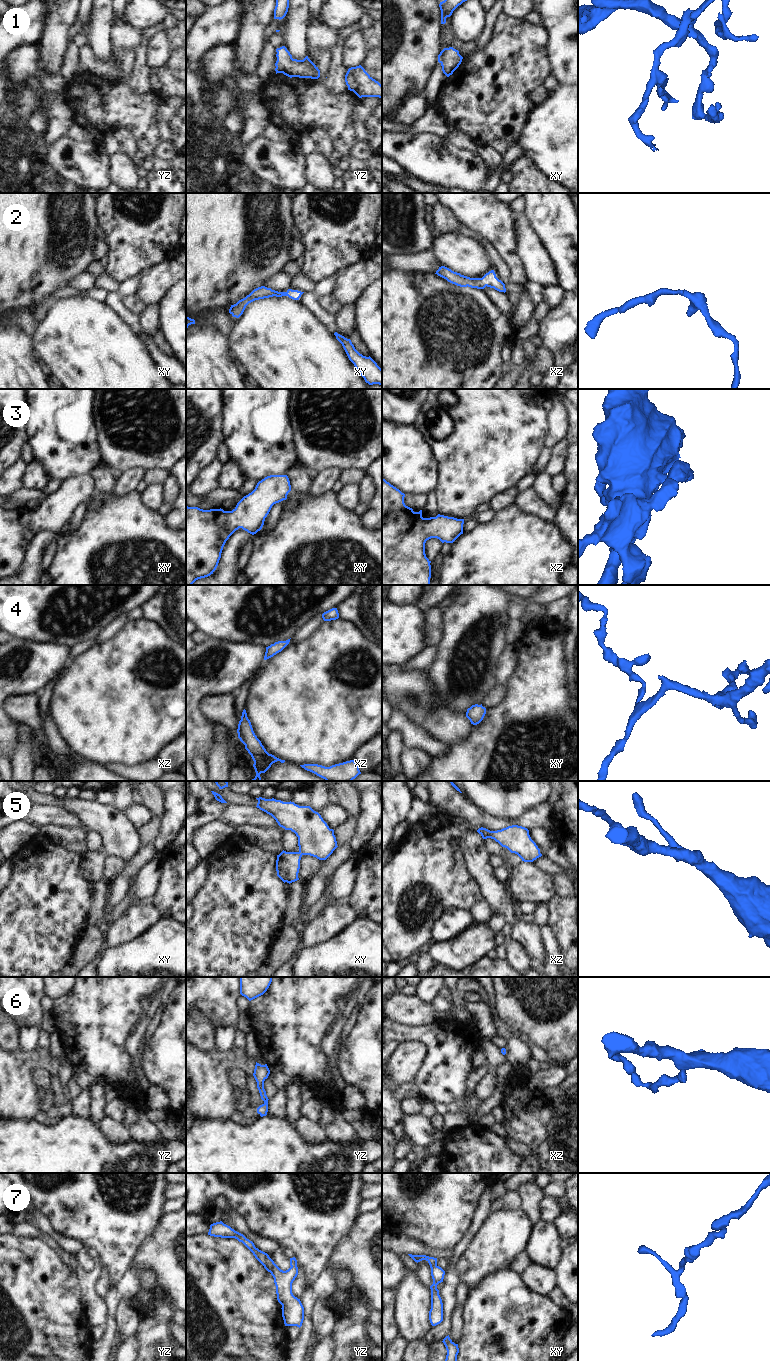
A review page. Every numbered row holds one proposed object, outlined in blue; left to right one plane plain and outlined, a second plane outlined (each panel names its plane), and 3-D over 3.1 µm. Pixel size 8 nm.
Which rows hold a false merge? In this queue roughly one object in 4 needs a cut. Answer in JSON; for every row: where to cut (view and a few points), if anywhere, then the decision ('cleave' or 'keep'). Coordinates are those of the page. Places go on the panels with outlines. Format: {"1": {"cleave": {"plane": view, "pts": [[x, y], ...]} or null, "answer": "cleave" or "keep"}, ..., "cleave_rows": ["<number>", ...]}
{"1": {"cleave": null, "answer": "keep"}, "2": {"cleave": null, "answer": "keep"}, "3": {"cleave": null, "answer": "keep"}, "4": {"cleave": null, "answer": "keep"}, "5": {"cleave": null, "answer": "keep"}, "6": {"cleave": null, "answer": "keep"}, "7": {"cleave": null, "answer": "keep"}, "cleave_rows": []}

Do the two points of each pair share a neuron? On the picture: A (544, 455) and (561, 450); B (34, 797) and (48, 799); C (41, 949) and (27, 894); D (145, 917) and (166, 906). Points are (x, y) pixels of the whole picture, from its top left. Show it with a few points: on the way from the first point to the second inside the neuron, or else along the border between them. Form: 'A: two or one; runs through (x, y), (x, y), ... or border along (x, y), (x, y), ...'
A: two; border along (552, 447), (550, 458), (544, 467)
B: one; runs through (37, 799), (45, 799)
C: one; runs through (36, 935), (36, 912), (32, 908)
D: two; border along (149, 901), (162, 918)

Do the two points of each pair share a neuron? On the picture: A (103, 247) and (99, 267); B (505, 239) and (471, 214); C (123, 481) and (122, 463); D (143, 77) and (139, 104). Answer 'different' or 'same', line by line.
A: same
B: same
C: different
D: different

